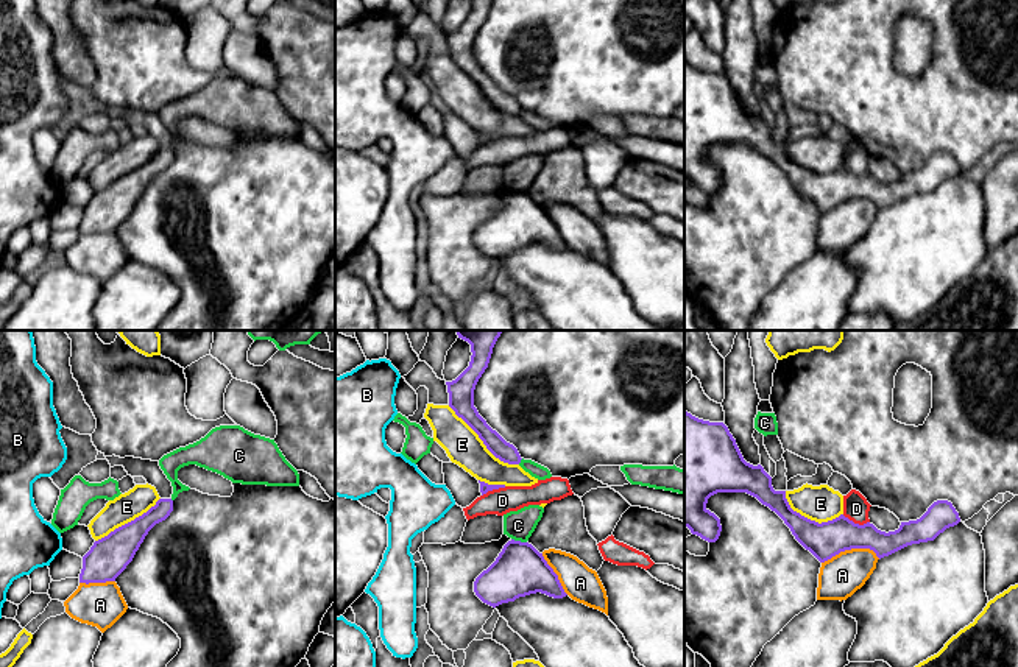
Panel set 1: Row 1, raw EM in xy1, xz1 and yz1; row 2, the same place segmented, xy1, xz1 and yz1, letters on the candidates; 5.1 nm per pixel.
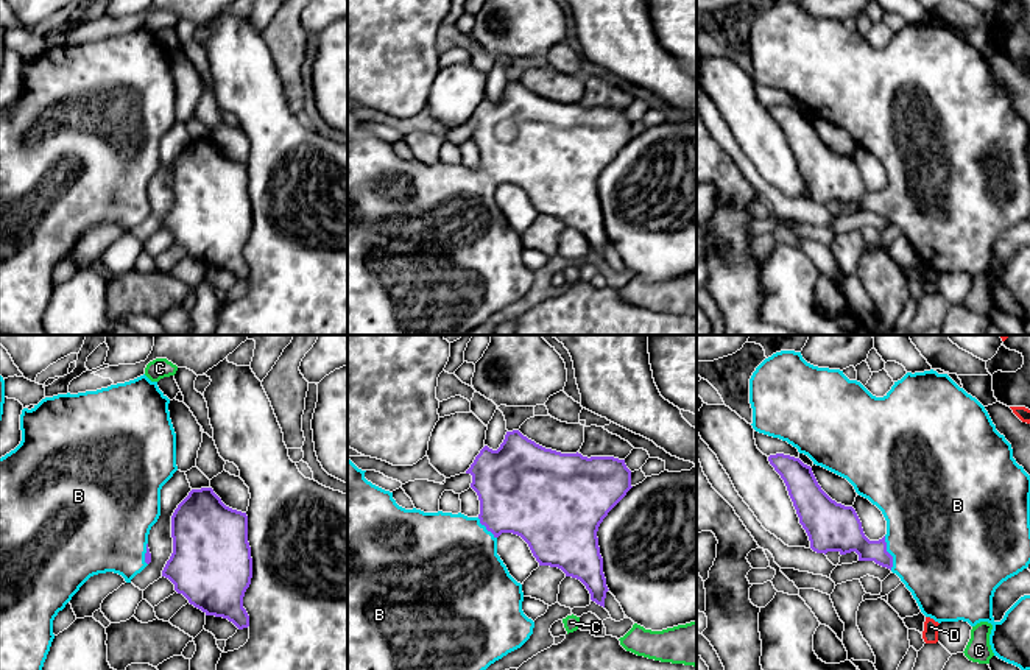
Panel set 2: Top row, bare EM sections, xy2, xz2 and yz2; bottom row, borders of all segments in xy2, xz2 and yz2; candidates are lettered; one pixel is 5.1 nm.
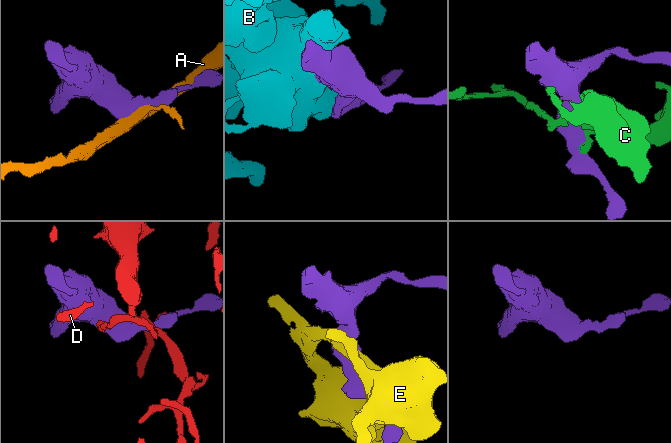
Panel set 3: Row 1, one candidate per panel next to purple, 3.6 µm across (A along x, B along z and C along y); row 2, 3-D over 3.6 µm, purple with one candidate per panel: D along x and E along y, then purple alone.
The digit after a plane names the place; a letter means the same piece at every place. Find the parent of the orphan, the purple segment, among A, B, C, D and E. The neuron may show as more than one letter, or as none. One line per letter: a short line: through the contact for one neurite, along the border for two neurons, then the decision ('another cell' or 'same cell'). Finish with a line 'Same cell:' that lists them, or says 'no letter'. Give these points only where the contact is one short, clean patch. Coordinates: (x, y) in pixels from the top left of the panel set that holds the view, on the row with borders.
A: another cell
B: same cell
C: line xz1 (512, 538), (526, 543); another cell
D: line yz1 (842, 515), (859, 524), (869, 522); another cell
E: another cell
Same cell: B

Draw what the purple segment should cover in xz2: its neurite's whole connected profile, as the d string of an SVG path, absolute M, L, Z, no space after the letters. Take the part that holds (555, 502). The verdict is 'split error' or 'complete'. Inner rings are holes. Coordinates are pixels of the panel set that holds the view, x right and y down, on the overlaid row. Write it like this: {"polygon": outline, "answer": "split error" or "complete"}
{"polygon": "M519 430L506 432L497 450L485 446L466 474L472 475L471 488L480 500L480 514L467 517L461 513L424 513L405 510L396 503L393 492L385 491L365 478L365 472L347 458L347 670L486 670L508 653L520 648L533 634L534 622L522 611L524 592L497 555L497 538L502 533L520 536L530 547L539 566L561 569L566 577L580 580L591 594L591 600L605 608L606 578L600 555L597 531L608 513L626 495L631 486L631 471L625 460L614 457L583 457L581 453L561 453L545 449L524 436Z", "answer": "split error"}

